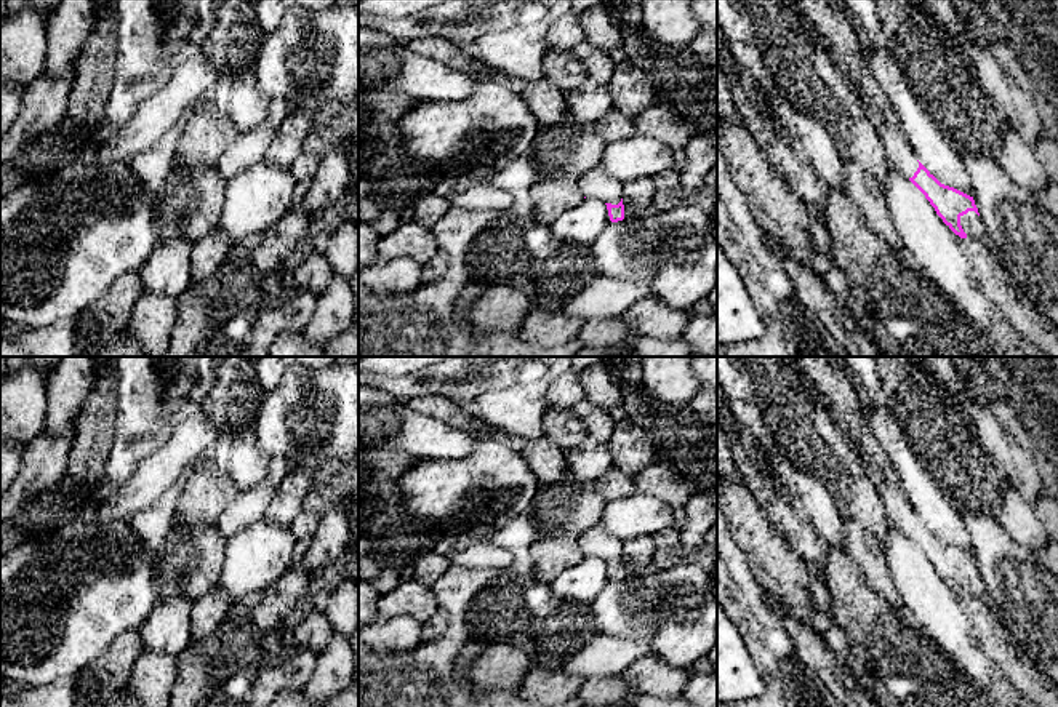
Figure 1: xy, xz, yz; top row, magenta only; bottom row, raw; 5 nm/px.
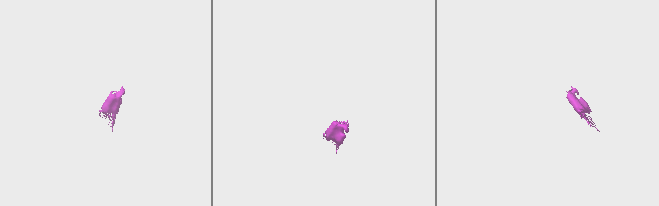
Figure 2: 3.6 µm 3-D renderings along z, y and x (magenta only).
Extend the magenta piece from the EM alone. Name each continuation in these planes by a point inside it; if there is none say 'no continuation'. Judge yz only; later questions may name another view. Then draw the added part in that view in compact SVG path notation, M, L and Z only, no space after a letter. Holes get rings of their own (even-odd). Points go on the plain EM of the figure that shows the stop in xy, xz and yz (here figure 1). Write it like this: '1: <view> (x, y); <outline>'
1: yz (900, 511); M820 393L821 395L821 393ZM821 395L821 400L823 400L823 405L826 408L826 400L824 397ZM826 408L826 411L832 416L832 419L836 421L836 424L848 433L848 440L852 441L856 454L860 456L866 472L868 472L868 477L871 478L871 481L876 485L879 494L880 494L880 499L887 509L887 515L888 515L888 520L896 525L908 537L914 534L914 531L917 529L919 526L919 520L917 520L917 513L911 504L911 501L908 499L906 494L901 494L900 491L893 489L885 477L884 477L884 472L877 467L877 464L864 456L858 445L855 443L855 438L853 435L848 432L848 427L845 422L839 421L836 417L836 414L832 411L829 411Z
2: yz (970, 581); M968 569L967 573L960 574L960 584L967 595L978 598L988 609L994 613L992 600L989 598L983 581L975 569Z

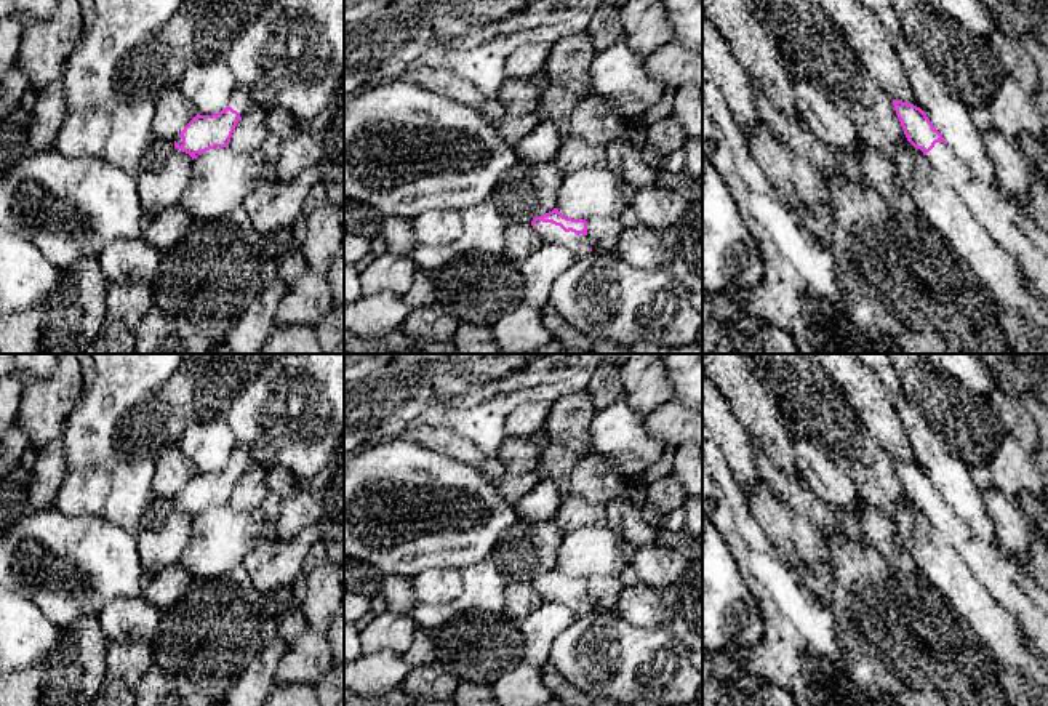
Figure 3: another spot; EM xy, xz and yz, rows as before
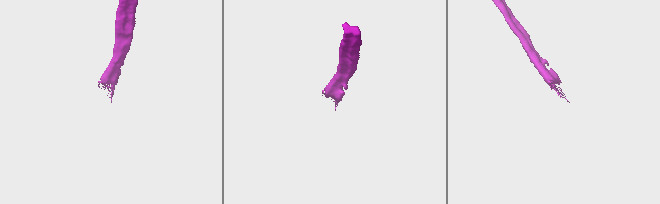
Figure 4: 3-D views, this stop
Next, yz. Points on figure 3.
1: yz (1008, 585); M936 501L926 515L949 540L978 581L1018 620L1037 655L1048 664L1048 592L1019 565L981 541L947 503Z

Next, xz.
1: xz (580, 604); M536 580L534 589L539 592L542 600L554 600L568 605L574 618L586 615L592 607L587 594L576 594L571 589L565 591L560 584L552 581Z

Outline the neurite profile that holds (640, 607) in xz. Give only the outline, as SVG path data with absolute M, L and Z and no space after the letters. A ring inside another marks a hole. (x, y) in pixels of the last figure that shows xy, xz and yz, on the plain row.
M702 560L688 565L675 584L662 592L643 589L642 583L622 588L614 610L634 626L667 624L690 652L702 650Z

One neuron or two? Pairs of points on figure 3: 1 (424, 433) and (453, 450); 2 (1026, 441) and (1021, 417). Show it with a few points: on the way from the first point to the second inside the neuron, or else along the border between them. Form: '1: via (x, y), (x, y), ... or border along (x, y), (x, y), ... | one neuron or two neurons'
1: via (431, 436), (447, 444) | one neuron
2: via (1026, 434), (1021, 423) | one neuron

